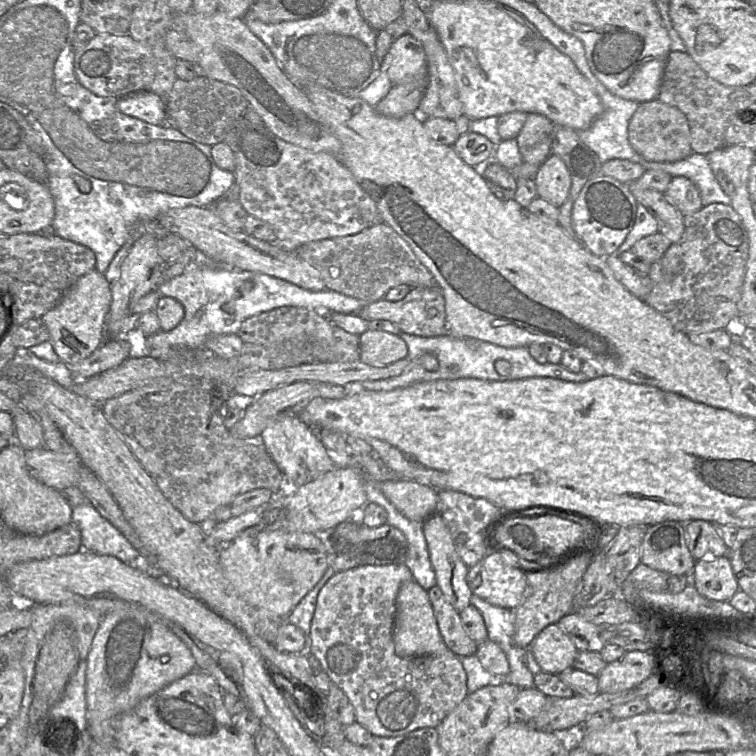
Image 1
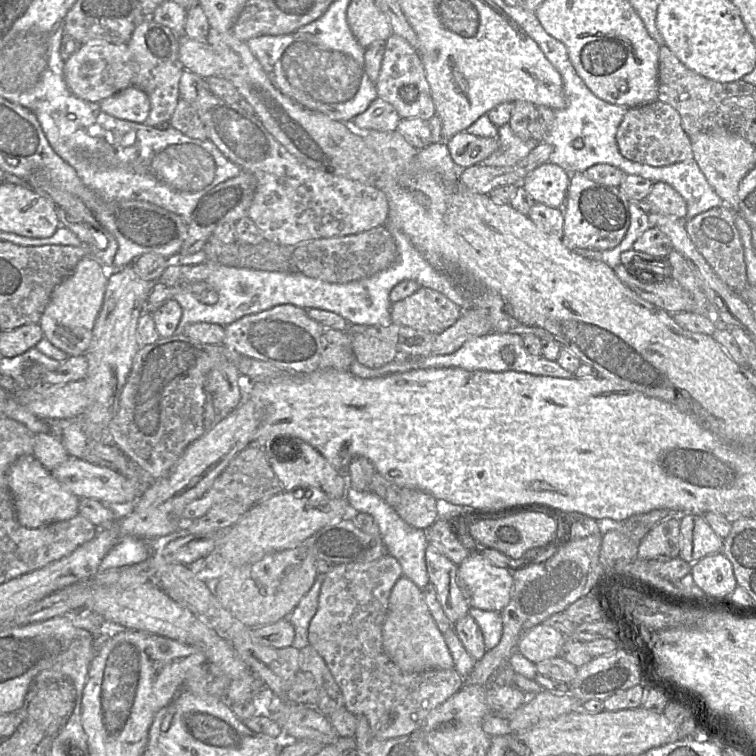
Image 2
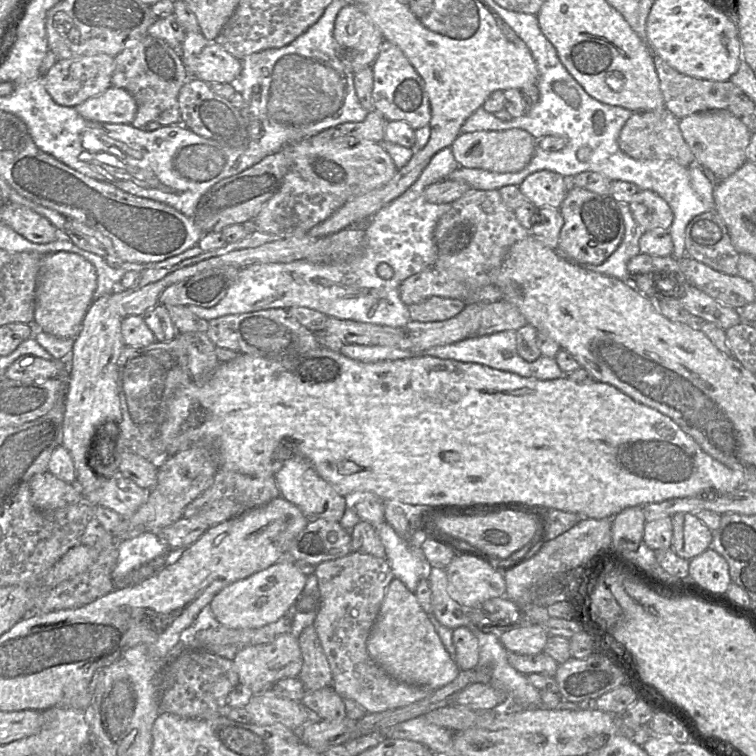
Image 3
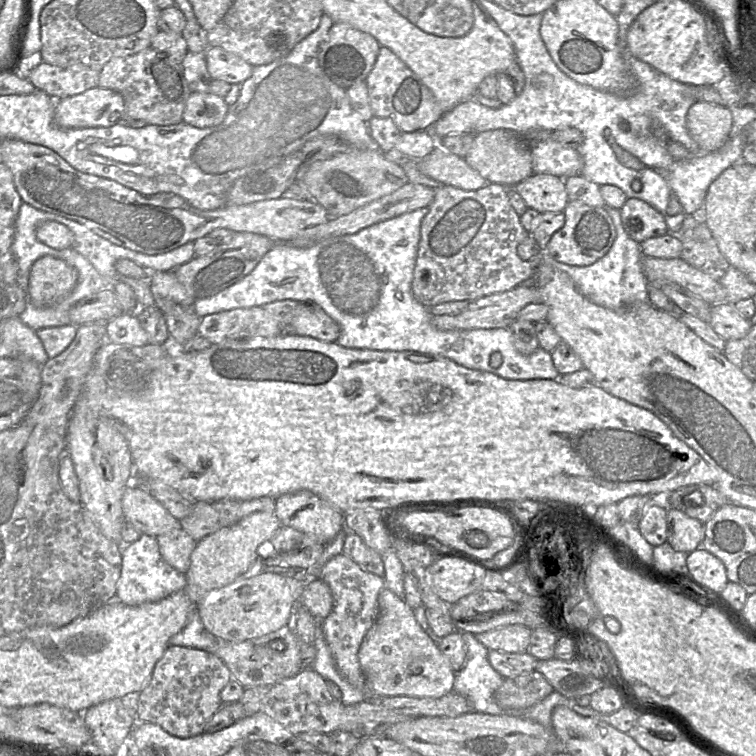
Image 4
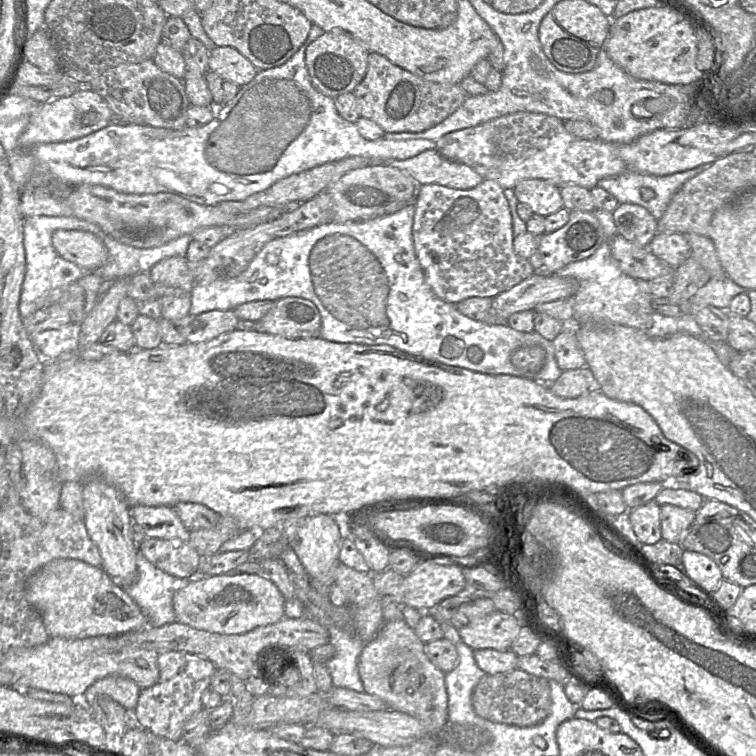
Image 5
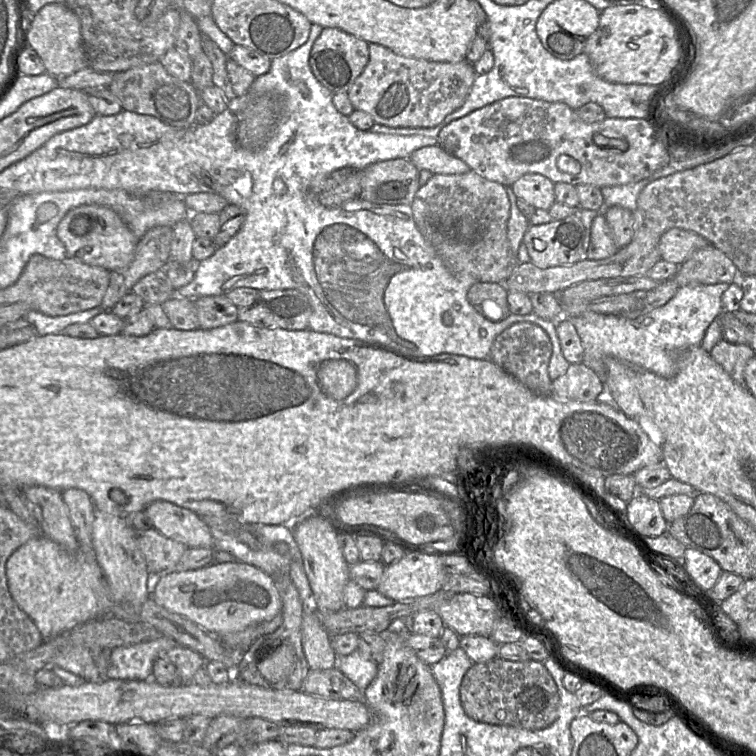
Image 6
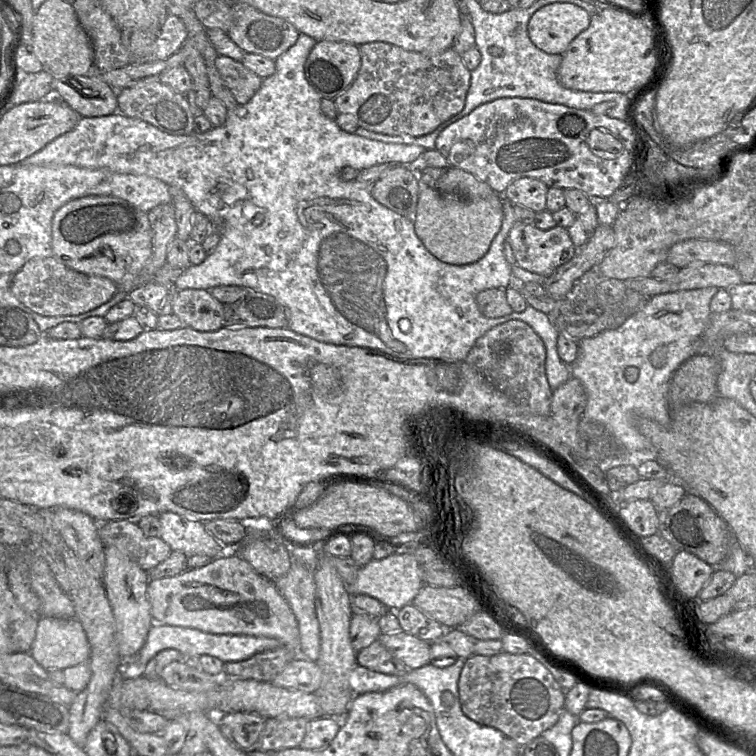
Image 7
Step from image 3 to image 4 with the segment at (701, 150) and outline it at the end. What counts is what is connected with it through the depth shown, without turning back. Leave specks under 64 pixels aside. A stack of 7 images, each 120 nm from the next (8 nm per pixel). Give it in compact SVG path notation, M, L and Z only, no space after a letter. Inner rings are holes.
M696 102L686 116L686 127L700 149L714 152L728 141L733 126L730 109L724 105Z

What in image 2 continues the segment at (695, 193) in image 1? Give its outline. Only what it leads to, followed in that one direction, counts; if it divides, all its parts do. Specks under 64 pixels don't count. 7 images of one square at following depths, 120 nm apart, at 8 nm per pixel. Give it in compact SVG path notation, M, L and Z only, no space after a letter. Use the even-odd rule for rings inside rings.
M664 182L654 183L642 204L648 213L672 216L681 220L684 220L687 214L687 205L683 197Z

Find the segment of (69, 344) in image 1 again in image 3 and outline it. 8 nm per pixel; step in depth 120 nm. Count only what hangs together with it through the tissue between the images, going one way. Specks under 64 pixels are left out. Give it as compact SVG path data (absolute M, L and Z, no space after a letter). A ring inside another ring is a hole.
M72 252L43 255L37 277L34 323L39 330L59 338L75 338L94 301L97 288L95 267L83 256Z

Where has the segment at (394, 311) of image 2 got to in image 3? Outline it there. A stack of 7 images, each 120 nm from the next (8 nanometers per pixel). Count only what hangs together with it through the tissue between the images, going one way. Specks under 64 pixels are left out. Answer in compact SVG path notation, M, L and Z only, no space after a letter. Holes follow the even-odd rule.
M433 296L408 309L411 321L439 322L455 317L466 305L462 300Z

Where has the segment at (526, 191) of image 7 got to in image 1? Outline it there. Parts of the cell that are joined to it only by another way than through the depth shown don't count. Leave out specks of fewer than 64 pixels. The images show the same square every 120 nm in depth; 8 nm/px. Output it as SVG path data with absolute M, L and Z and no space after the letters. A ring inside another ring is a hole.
M550 154L540 165L534 182L537 196L559 208L567 199L571 179L563 160Z

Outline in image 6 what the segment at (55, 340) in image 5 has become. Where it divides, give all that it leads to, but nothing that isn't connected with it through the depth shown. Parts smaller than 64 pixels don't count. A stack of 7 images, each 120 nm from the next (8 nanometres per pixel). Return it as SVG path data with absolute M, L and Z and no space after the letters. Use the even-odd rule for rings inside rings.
M98 306L73 314L49 316L36 310L29 310L25 315L25 319L35 327L38 335L44 336L47 334L59 334L71 324L89 323L94 316L103 311L104 310Z

